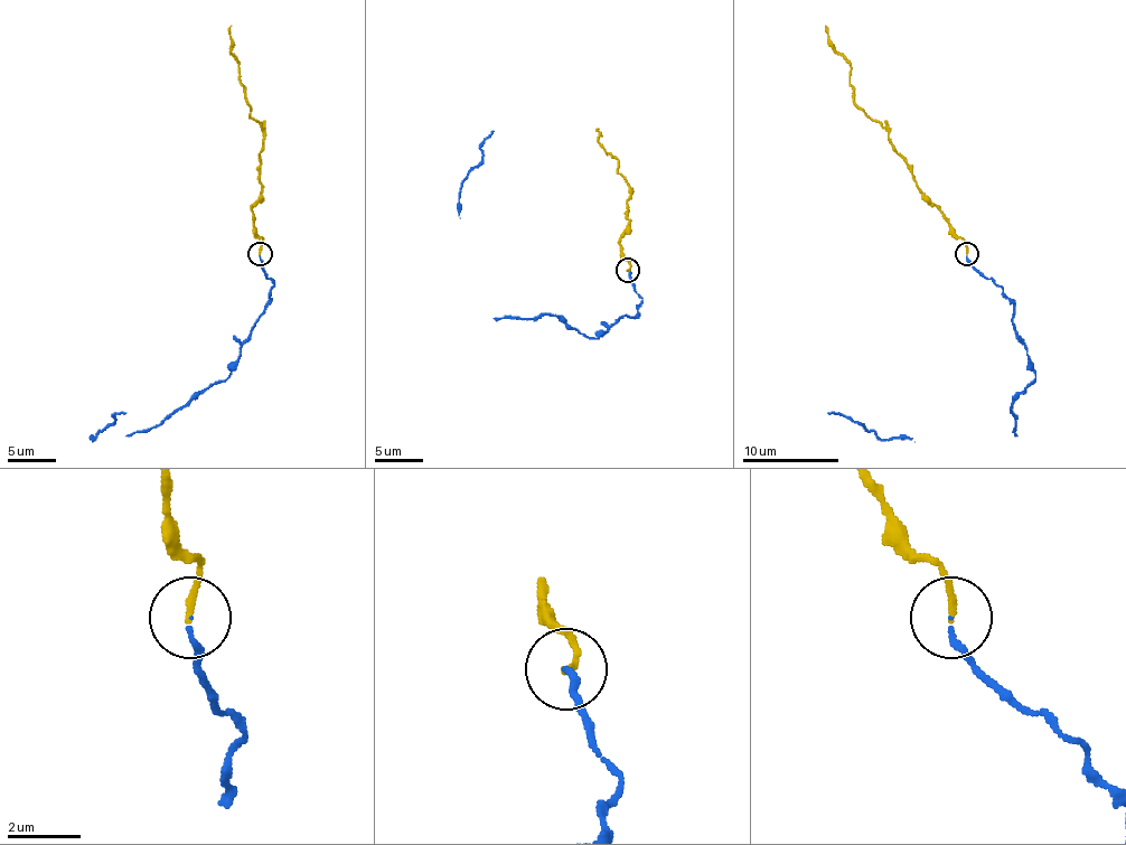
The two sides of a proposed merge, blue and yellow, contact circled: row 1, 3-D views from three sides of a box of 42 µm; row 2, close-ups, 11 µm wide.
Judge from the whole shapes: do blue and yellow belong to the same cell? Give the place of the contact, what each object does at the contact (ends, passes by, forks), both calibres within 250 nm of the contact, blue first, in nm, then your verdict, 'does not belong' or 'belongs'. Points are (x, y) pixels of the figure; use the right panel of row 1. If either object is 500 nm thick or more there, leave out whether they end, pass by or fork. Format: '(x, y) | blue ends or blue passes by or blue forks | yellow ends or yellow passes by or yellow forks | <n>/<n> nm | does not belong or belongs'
(966, 253) | blue ends | yellow ends | 130/180 nm | belongs

